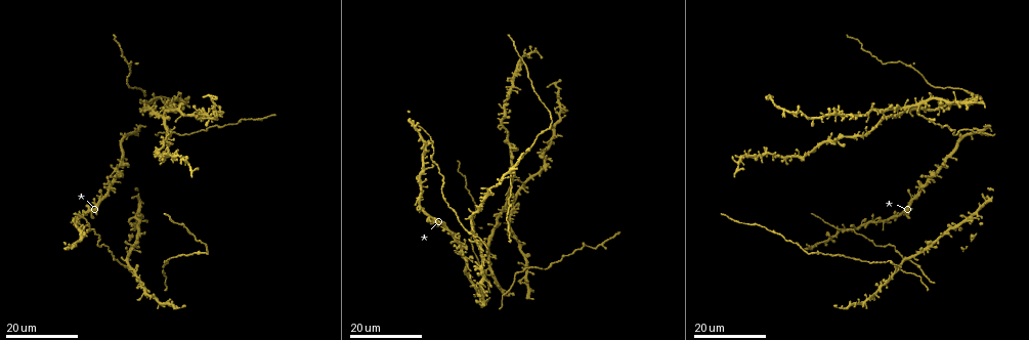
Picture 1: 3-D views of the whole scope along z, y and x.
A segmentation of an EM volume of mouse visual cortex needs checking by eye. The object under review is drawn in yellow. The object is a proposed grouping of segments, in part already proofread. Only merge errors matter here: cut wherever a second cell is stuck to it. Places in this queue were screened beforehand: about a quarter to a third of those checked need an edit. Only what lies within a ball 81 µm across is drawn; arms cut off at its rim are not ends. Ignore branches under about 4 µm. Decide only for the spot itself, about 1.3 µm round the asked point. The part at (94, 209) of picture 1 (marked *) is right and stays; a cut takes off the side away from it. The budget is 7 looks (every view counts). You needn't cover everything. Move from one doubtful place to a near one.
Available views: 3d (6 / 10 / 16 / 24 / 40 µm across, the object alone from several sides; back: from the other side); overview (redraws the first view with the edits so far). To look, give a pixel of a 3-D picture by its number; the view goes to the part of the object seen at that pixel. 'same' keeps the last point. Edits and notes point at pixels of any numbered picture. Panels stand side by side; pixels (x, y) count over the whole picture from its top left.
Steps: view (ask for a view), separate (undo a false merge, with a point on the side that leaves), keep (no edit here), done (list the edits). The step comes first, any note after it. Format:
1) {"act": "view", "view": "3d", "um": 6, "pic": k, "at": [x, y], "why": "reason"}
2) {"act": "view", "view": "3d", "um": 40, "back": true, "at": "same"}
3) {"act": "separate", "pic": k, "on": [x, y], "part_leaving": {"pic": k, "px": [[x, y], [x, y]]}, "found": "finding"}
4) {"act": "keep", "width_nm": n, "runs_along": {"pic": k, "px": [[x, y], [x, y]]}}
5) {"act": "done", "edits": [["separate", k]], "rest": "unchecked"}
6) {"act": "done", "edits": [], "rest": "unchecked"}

{"act": "view", "view": "3d", "um": 24, "pic": 1, "at": [436, 162], "why": "small branch off a trunk"}

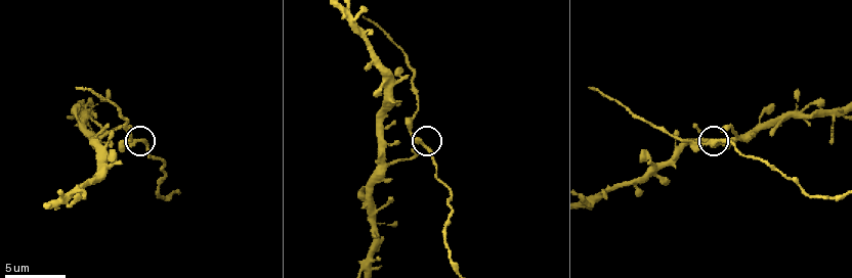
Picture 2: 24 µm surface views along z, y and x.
{"act": "view", "view": "3d", "um": 10, "pic": 2, "at": [136, 142]}

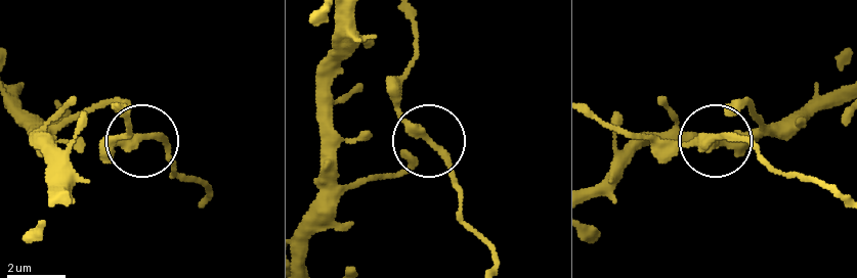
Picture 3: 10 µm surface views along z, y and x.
{"act": "view", "view": "3d", "um": 10, "back": true, "pic": 3, "at": [712, 139], "why": "from behind"}

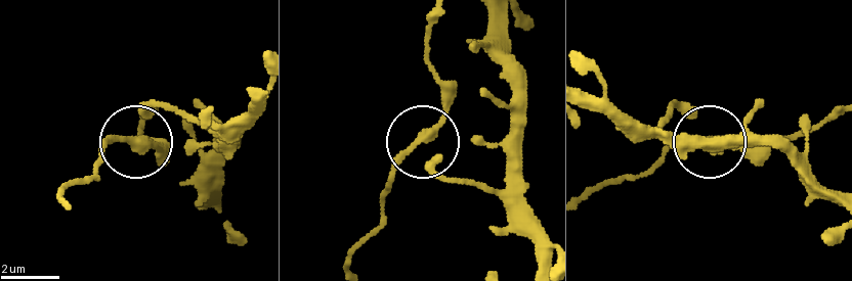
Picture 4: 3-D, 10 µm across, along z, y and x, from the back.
{"act": "keep", "width_nm": 230, "found": "all the same cell"}

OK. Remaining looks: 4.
{"act": "view", "view": "3d", "um": 16, "pic": 1, "at": [190, 171], "why": "thin arm on a thick one"}

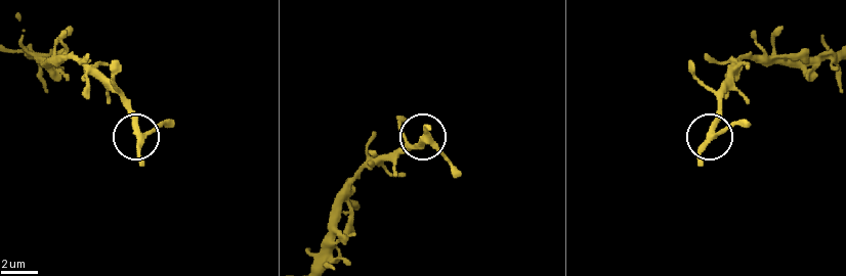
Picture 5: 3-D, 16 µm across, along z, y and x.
{"act": "view", "view": "3d", "um": 10, "pic": 5, "at": [424, 139]}

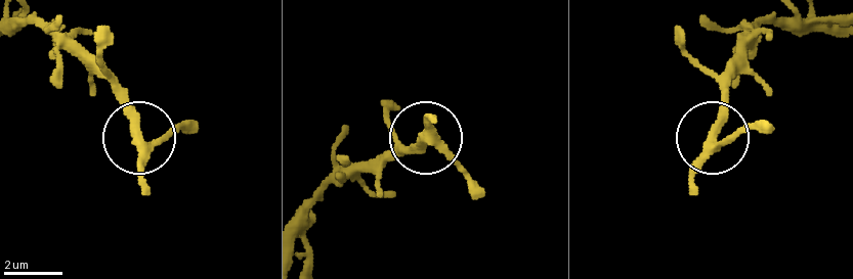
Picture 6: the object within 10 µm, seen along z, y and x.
{"act": "keep", "runs_along": {"pic": 6, "px": [[15, 28], [37, 22], [59, 35], [147, 142], [197, 130]]}, "found": "one cell here"}

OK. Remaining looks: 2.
{"act": "view", "view": "3d", "um": 16, "pic": 1, "at": [964, 106], "why": "a fork"}

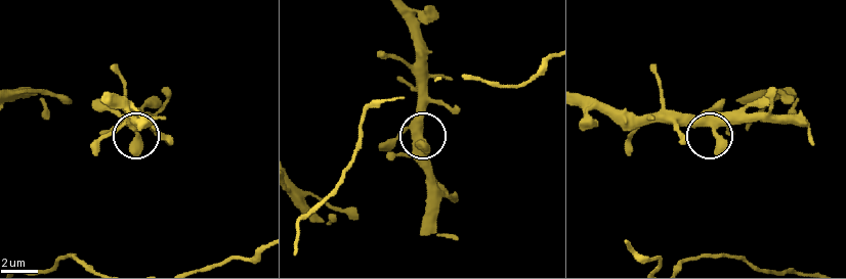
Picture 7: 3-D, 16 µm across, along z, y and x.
{"act": "view", "view": "3d", "um": 6, "pic": 7, "at": [717, 130]}

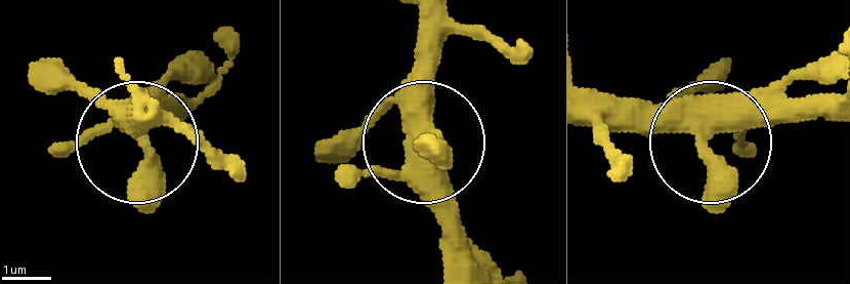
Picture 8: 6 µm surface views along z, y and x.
{"act": "keep", "found": "one cell here"}

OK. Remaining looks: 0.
{"act": "done", "edits": [], "rest": "unchecked"}

